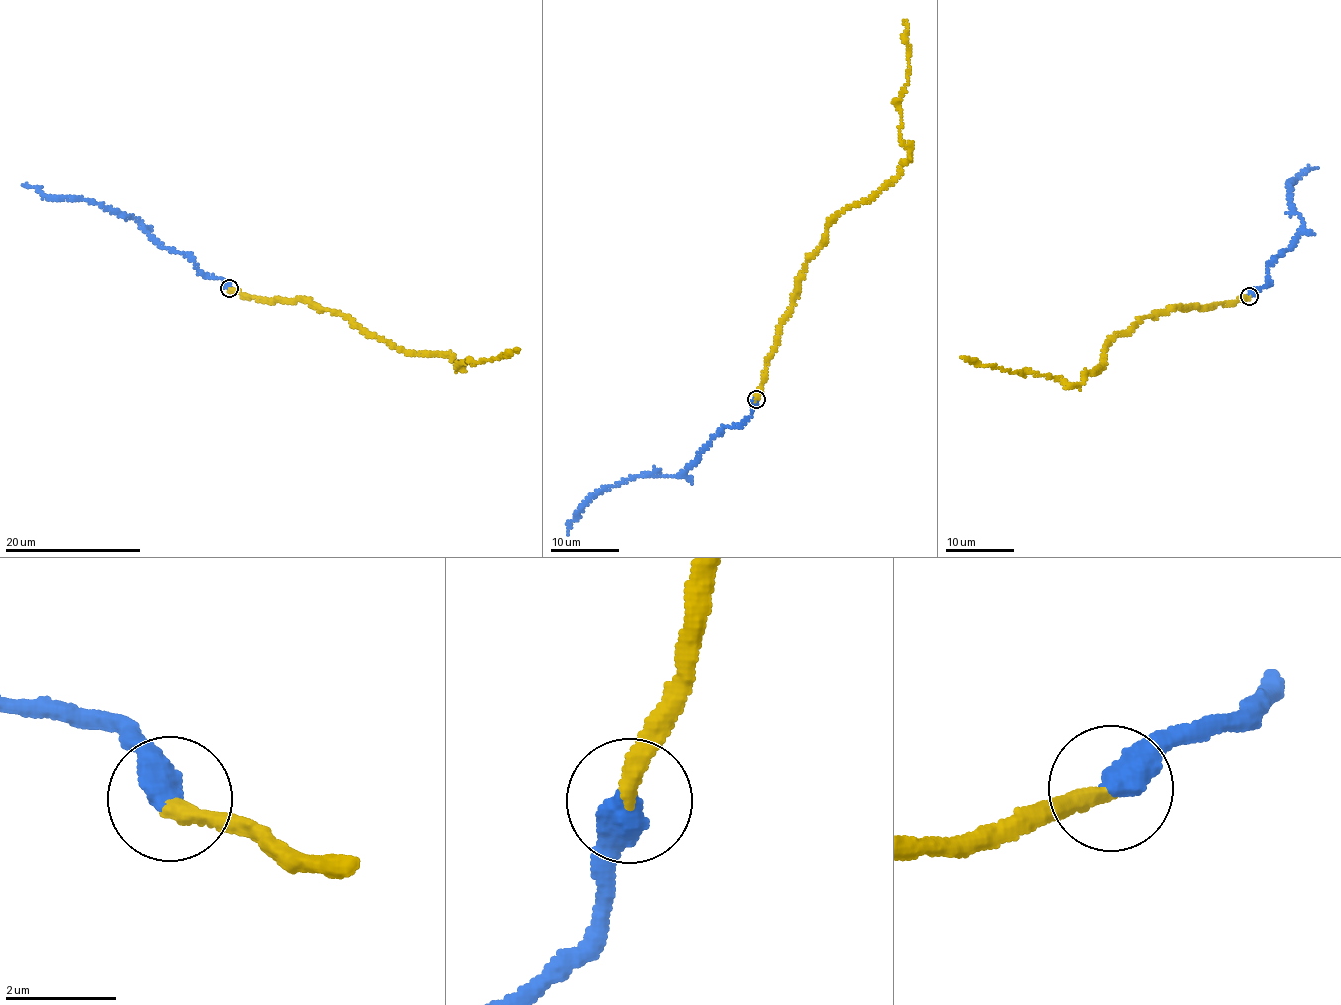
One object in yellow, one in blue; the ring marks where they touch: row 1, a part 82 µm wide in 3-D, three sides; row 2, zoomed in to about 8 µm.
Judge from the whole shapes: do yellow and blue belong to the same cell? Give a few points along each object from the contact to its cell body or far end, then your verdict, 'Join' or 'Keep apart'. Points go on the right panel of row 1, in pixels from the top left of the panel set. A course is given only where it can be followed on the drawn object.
Course of yellow: (1249, 296), (1141, 316), (1132, 328), (1114, 335), (1102, 368), (1087, 372), (1082, 382), (1071, 384), (962, 358). Course of blue: (1249, 296), (1267, 287), (1268, 268), (1290, 249), (1303, 225), (1290, 203), (1287, 186), (1306, 171), (1317, 169). Keep apart

